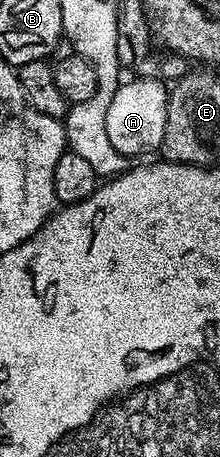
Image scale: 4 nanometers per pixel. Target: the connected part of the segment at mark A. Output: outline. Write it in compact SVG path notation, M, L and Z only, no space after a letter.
M153 77L121 82L106 109L106 135L120 155L135 157L154 150L157 152L163 146L169 88L161 78Z

